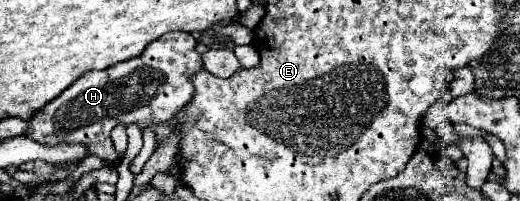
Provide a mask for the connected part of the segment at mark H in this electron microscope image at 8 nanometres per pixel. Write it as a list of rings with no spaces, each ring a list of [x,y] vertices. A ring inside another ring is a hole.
[[[167,33],[161,39],[149,43],[143,51],[143,55],[117,63],[103,71],[89,71],[81,79],[77,79],[69,89],[65,89],[59,97],[49,101],[43,109],[39,109],[27,123],[29,129],[25,131],[27,137],[31,137],[37,143],[45,143],[49,147],[61,145],[61,143],[81,143],[87,149],[87,155],[97,155],[107,163],[119,163],[125,155],[117,153],[111,141],[111,131],[117,125],[139,125],[141,131],[149,125],[163,123],[171,119],[189,99],[193,97],[193,85],[189,83],[191,75],[195,75],[199,69],[203,69],[201,55],[195,49],[195,39],[191,33]]]

